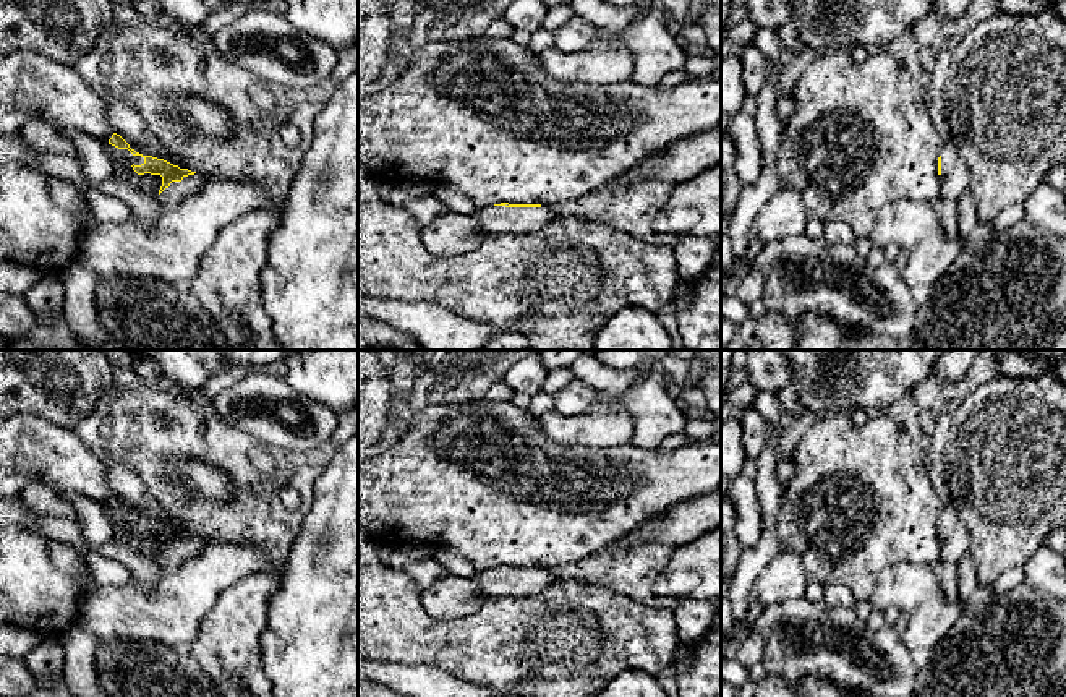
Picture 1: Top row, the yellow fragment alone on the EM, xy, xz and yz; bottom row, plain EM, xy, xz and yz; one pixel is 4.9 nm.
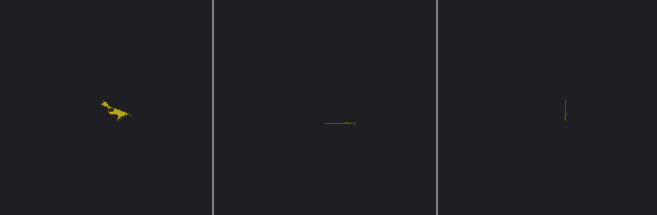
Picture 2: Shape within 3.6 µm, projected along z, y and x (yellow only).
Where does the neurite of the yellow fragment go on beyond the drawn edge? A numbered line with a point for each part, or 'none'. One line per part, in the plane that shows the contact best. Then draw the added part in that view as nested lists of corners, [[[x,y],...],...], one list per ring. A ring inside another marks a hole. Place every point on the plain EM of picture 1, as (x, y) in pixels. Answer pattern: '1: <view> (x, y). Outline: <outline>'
1: xz (494, 582). Outline: [[[488,569],[476,571],[471,577],[476,595],[491,597],[533,597],[549,588],[559,580],[559,575],[549,569],[541,571],[505,571]]]

